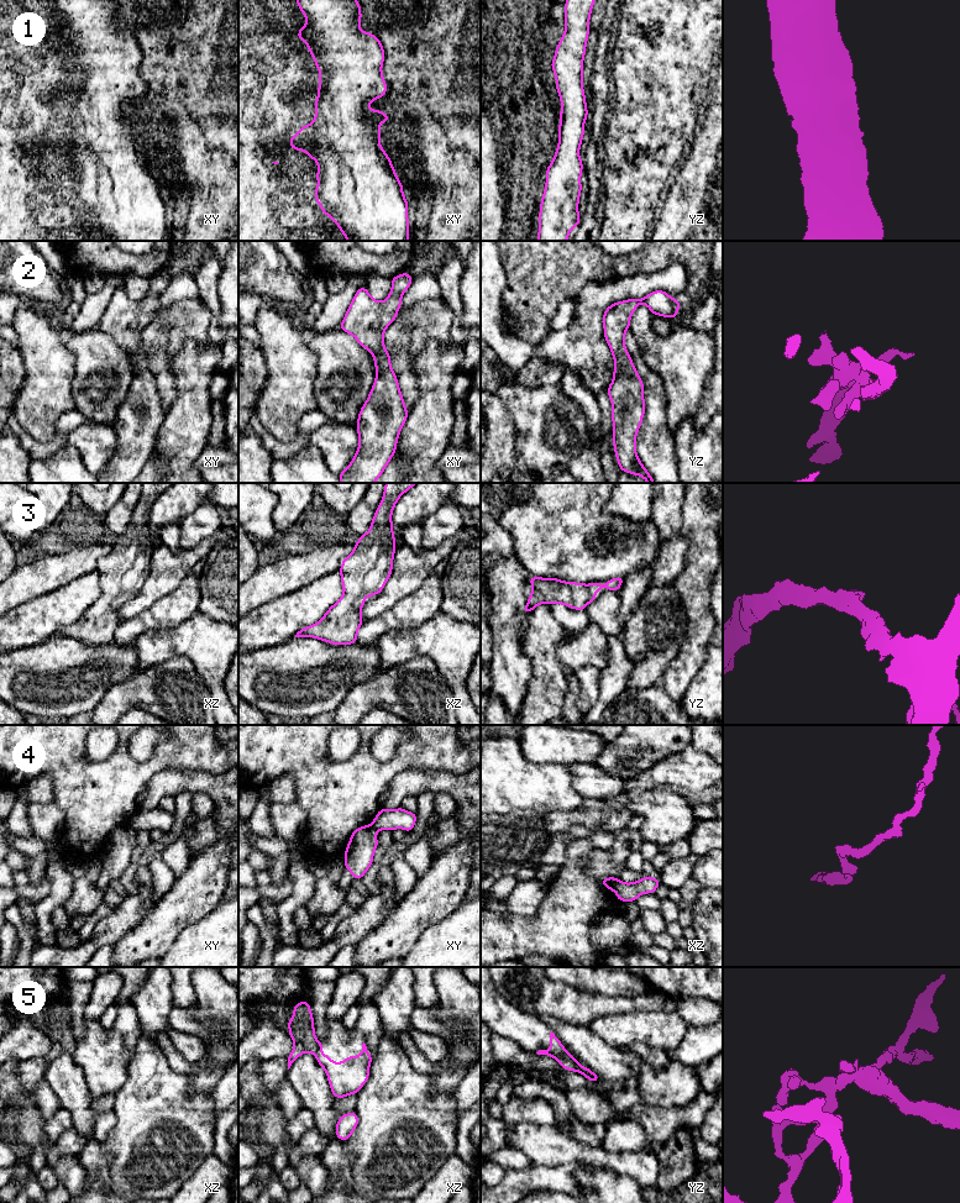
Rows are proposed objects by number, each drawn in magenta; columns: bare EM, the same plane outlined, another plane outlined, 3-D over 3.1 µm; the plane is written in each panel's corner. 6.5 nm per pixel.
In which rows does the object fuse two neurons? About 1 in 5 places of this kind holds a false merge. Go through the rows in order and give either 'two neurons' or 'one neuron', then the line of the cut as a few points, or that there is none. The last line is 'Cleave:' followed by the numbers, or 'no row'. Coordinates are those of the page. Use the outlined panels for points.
1: one neuron; cut none
2: one neuron; cut none
3: one neuron; cut none
4: two neurons; cut xz (618, 880), (614, 891)
5: two neurons; cut yz (549, 1051), (567, 1057), (580, 1071)
Cleave: 4, 5

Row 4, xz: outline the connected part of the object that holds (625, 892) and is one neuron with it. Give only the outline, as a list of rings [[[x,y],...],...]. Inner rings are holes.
[[[644,876],[639,882],[624,883],[618,879],[615,886],[615,894],[619,902],[635,902],[644,893],[655,893],[661,883],[661,878],[652,878]]]

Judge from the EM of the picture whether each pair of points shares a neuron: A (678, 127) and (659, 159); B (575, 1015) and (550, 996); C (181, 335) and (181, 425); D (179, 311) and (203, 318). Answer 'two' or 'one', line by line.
A: one
B: one
C: two
D: one

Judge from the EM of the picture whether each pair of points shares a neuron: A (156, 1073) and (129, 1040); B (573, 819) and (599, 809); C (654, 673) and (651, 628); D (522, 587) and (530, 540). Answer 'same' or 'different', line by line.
A: different
B: same
C: same
D: different

